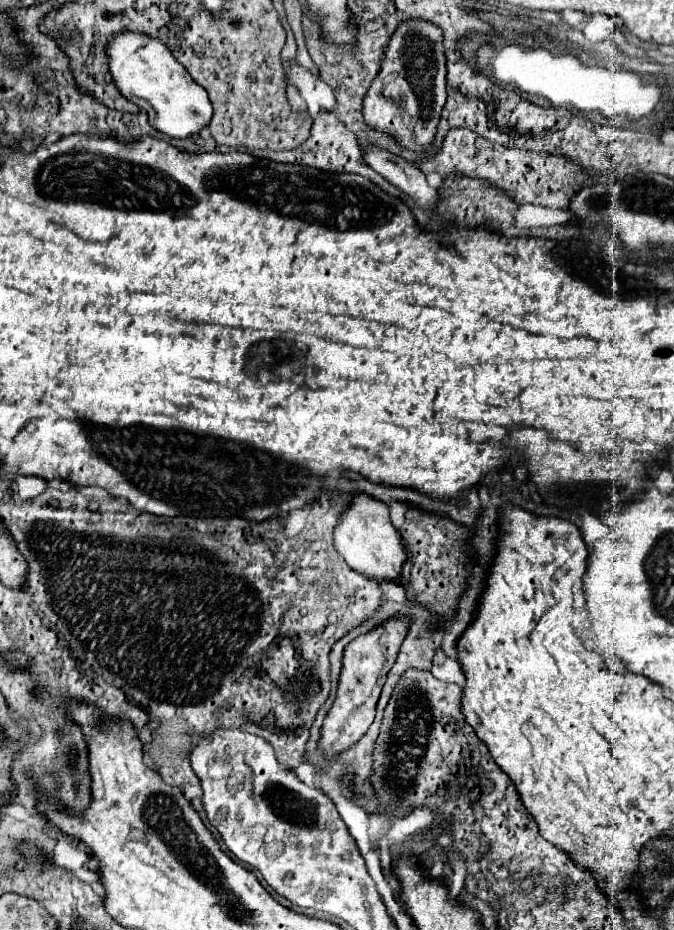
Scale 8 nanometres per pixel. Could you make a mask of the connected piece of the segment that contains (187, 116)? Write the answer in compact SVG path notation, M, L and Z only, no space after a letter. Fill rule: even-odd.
M121 32L109 42L107 54L109 70L117 88L123 96L127 96L127 100L135 102L147 112L149 124L155 130L171 138L191 138L211 122L213 108L207 90L191 80L189 72L157 38L139 32Z

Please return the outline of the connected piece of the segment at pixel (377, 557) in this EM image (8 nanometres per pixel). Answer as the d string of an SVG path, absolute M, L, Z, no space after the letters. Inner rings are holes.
M363 490L351 492L351 502L339 514L337 526L333 532L335 548L345 558L345 562L367 578L377 580L397 580L401 576L403 562L407 560L407 552L403 540L389 518L389 506L375 496L369 496Z

